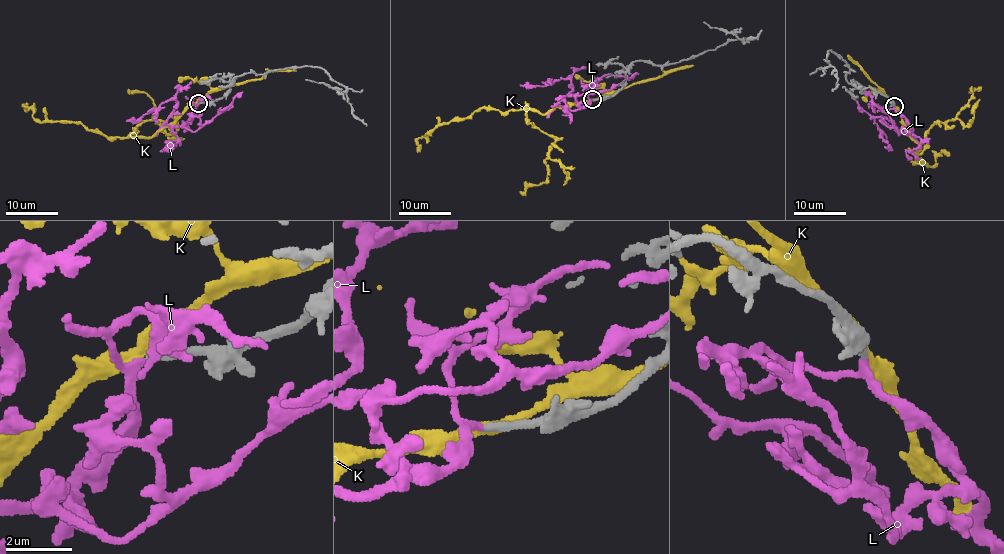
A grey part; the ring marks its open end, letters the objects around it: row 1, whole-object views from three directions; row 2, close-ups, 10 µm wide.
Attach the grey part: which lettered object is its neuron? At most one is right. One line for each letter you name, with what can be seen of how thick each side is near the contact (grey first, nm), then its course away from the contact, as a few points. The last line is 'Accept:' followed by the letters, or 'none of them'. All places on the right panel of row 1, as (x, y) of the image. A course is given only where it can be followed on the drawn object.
L: calibres 260 and 190 nm; course (894, 106), (912, 128), (911, 132), (901, 133), (886, 117), (874, 119), (886, 136), (888, 151)
Accept: L

